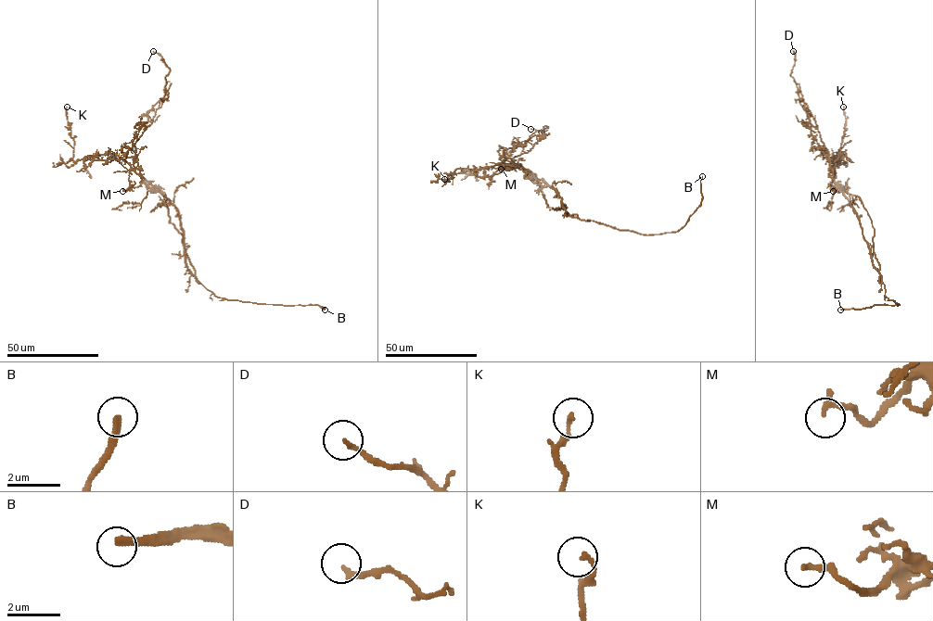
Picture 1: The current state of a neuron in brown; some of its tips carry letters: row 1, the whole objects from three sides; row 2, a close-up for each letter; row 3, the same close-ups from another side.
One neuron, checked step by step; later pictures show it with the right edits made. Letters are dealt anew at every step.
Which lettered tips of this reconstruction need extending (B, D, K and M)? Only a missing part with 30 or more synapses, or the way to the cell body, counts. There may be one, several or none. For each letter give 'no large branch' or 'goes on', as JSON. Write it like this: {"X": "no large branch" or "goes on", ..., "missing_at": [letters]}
{"B": "goes on", "D": "no large branch", "K": "no large branch", "M": "no large branch", "missing_at": ["B"]}

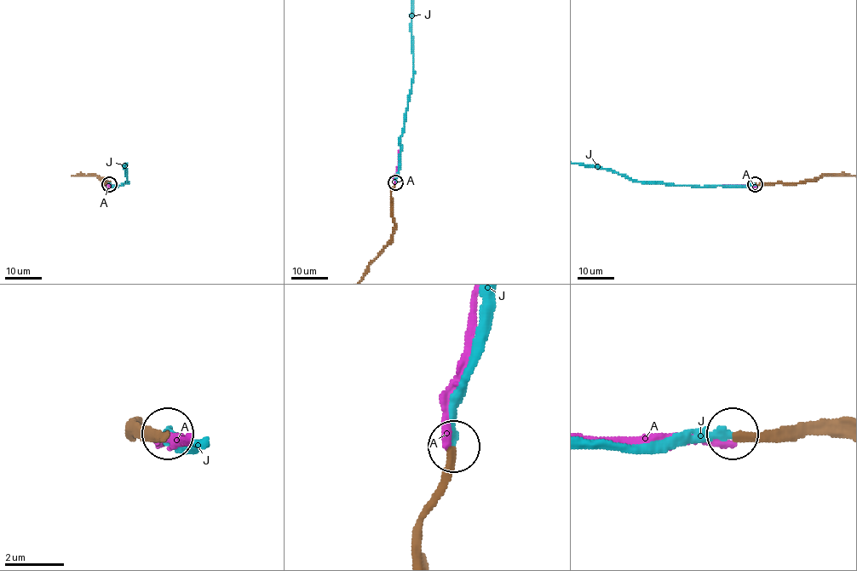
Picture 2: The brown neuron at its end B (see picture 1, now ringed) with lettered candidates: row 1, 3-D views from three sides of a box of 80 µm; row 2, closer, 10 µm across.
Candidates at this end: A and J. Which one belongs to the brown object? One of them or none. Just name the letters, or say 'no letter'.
J

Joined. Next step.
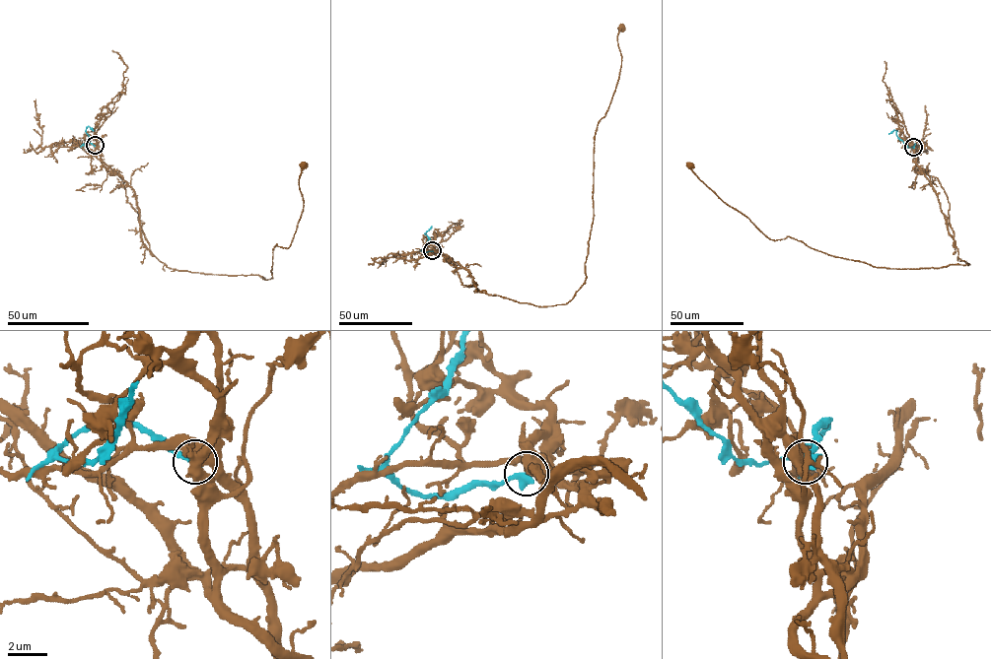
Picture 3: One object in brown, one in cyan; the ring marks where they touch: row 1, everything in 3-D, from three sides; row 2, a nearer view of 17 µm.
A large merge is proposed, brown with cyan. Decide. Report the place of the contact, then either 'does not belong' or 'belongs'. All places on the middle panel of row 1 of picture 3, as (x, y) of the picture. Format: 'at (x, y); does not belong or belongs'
at (432, 250); does not belong

